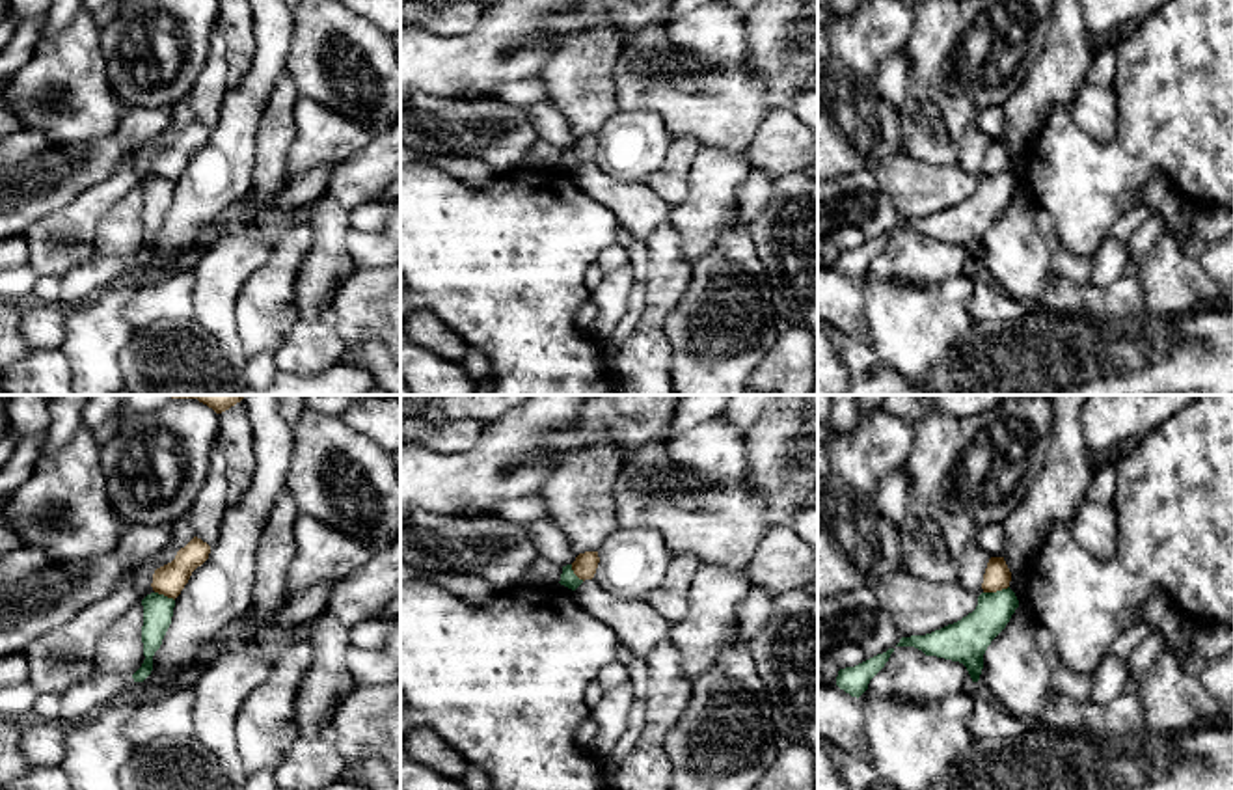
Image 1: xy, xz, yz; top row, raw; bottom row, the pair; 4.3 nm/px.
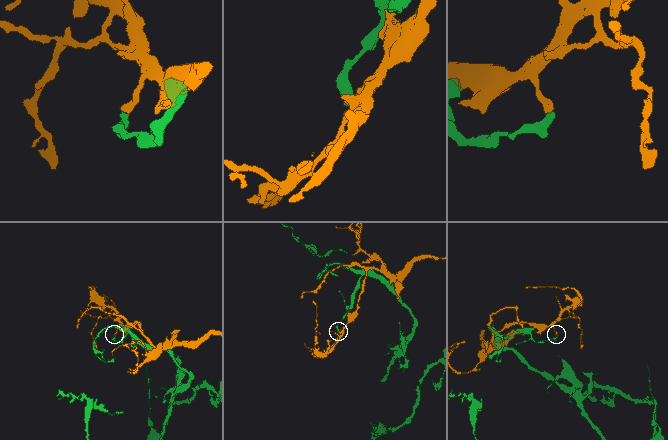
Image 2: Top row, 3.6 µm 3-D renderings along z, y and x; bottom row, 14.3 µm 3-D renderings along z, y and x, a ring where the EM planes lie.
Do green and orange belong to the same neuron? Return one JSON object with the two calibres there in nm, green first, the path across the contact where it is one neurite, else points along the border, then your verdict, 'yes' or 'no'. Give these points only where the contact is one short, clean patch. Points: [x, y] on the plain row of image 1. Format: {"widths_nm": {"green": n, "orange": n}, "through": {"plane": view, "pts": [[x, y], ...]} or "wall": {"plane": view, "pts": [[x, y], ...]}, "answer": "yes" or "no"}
{"widths_nm": {"green": 190, "orange": 120}, "wall": {"plane": "yz", "pts": [[1008, 168], [984, 176]]}, "answer": "no"}

